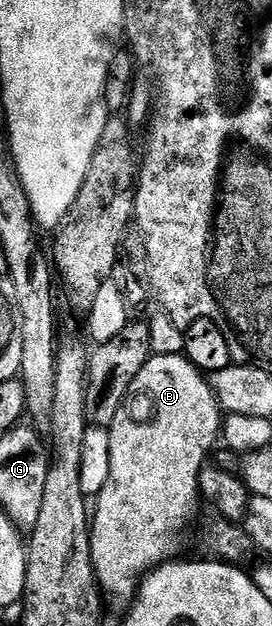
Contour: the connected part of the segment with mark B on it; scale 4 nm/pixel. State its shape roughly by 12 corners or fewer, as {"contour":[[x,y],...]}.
{"contour":[[152,354],[108,427],[96,583],[124,604],[172,561],[221,409]]}

